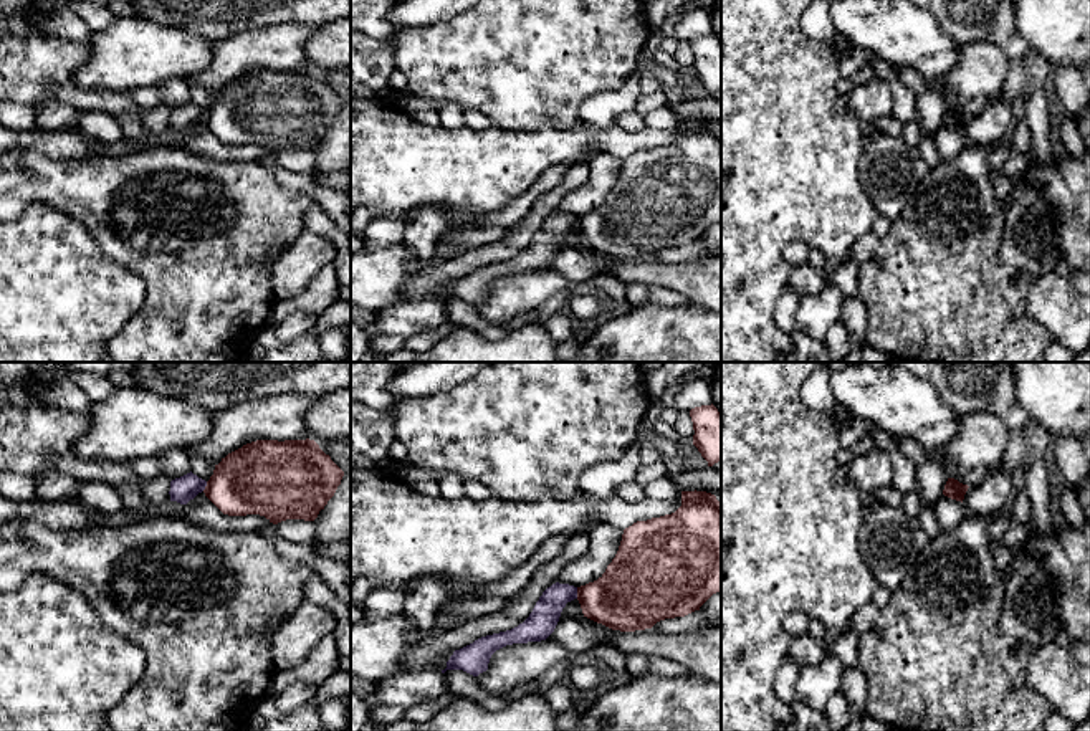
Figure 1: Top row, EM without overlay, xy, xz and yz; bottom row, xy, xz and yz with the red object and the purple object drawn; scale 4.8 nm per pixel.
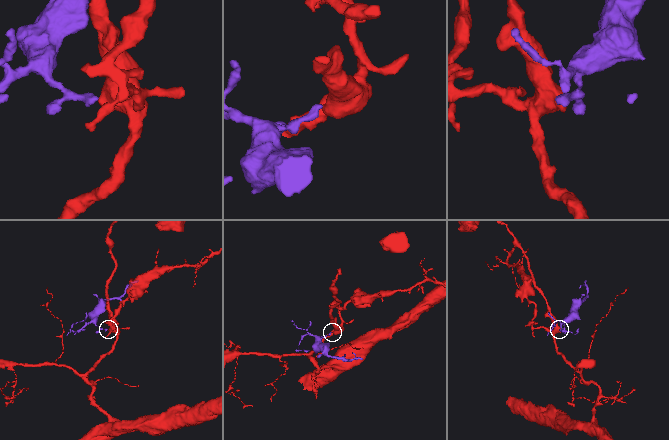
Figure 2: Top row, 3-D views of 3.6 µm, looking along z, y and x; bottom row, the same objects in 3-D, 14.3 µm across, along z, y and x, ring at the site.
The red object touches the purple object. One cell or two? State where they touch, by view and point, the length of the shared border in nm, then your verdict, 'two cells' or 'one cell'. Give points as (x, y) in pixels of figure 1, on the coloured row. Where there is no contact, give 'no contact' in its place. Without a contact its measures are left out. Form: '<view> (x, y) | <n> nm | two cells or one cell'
xz (578, 592) | 60 nm | two cells

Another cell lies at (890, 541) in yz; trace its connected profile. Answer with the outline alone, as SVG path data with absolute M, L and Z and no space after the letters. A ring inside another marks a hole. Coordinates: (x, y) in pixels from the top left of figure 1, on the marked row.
M865 493L862 503L867 511L858 534L860 557L878 585L893 592L901 585L930 538L918 518L905 514L900 506L890 506L872 493Z

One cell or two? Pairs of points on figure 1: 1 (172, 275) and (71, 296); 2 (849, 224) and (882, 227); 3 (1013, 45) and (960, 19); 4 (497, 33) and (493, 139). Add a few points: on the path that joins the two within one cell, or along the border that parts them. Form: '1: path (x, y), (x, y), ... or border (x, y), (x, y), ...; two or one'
1: border (111, 258), (146, 286), (146, 300), (133, 318); two
2: border (877, 214), (870, 230); two
3: path (999, 32), (986, 19), (973, 19); one
4: border (492, 124), (501, 129), (533, 128); two

